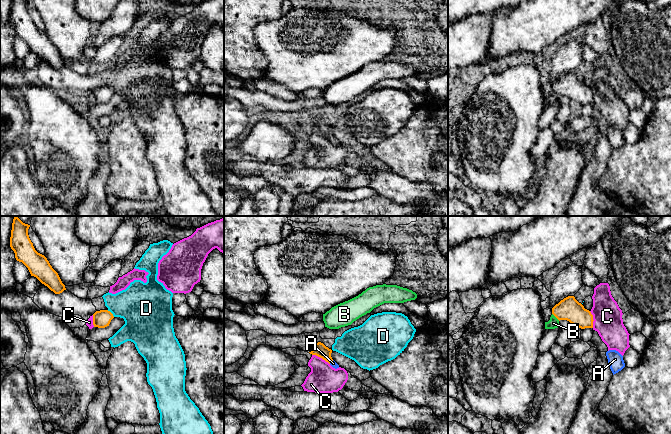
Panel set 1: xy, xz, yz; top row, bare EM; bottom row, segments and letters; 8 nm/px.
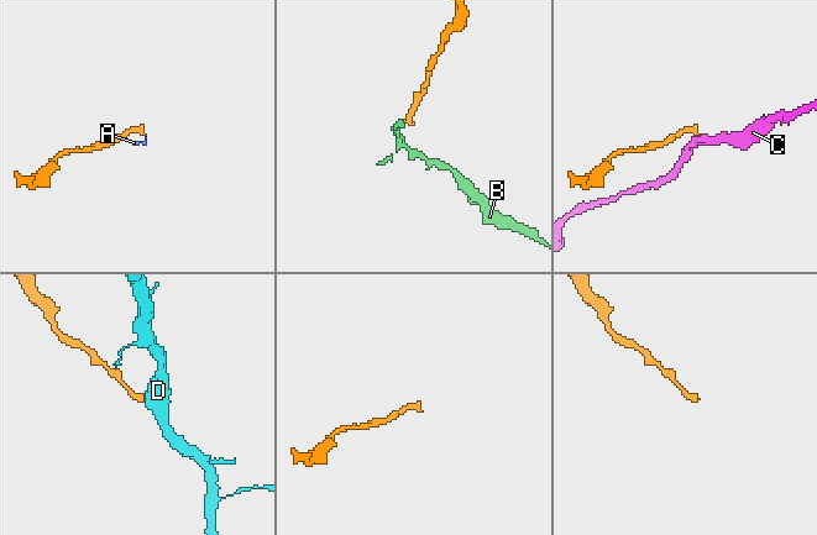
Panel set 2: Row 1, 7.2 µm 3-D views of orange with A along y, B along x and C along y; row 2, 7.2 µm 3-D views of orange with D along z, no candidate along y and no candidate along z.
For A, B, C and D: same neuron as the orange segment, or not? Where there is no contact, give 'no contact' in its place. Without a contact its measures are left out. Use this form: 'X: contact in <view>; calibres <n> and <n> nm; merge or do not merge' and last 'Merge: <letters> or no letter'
A: contact in xz; calibres 110 and 50 nm; merge
B: contact in yz; calibres 180 and 90 nm; merge
C: contact in xz; calibres 110 and 240 nm; do not merge
D: contact in xy; calibres 140 and 360 nm; do not merge
Merge: A, B

